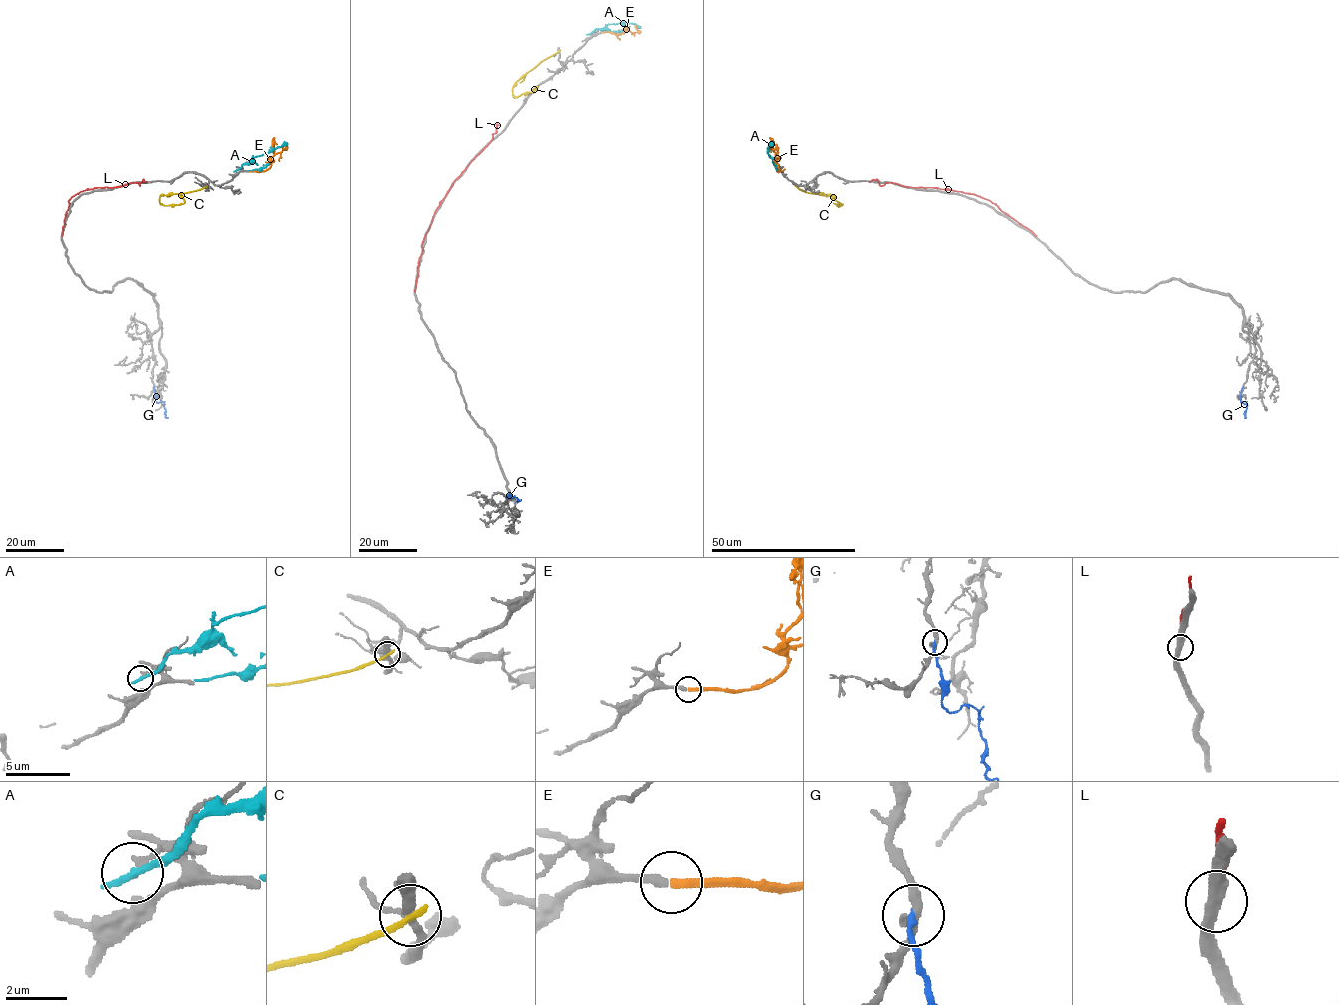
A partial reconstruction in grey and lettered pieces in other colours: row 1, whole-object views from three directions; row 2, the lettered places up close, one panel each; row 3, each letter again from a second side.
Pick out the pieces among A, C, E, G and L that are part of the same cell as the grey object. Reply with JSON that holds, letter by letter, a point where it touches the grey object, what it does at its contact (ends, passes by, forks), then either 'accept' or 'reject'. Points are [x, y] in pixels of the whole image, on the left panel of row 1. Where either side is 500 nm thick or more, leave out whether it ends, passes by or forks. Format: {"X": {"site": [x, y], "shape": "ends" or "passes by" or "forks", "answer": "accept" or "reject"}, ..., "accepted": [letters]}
{"A": {"site": [236, 170], "shape": "ends", "answer": "reject"}, "C": {"site": [206, 186], "shape": "ends", "answer": "reject"}, "E": {"site": [248, 171], "shape": "ends", "answer": "accept"}, "G": {"site": [154, 387], "shape": "ends", "answer": "reject"}, "L": {"site": [62, 235], "shape": "ends", "answer": "reject"}, "accepted": ["E"]}

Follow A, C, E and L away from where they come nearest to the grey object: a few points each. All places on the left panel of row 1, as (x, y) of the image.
A: (236, 170), (255, 156), (287, 143)
C: (205, 186), (189, 192), (162, 195), (160, 203), (184, 203), (179, 196)
E: (248, 171), (266, 170), (271, 159), (284, 149), (284, 146)
L: (62, 235), (68, 201), (76, 193), (132, 182), (139, 185), (143, 180), (146, 182)

